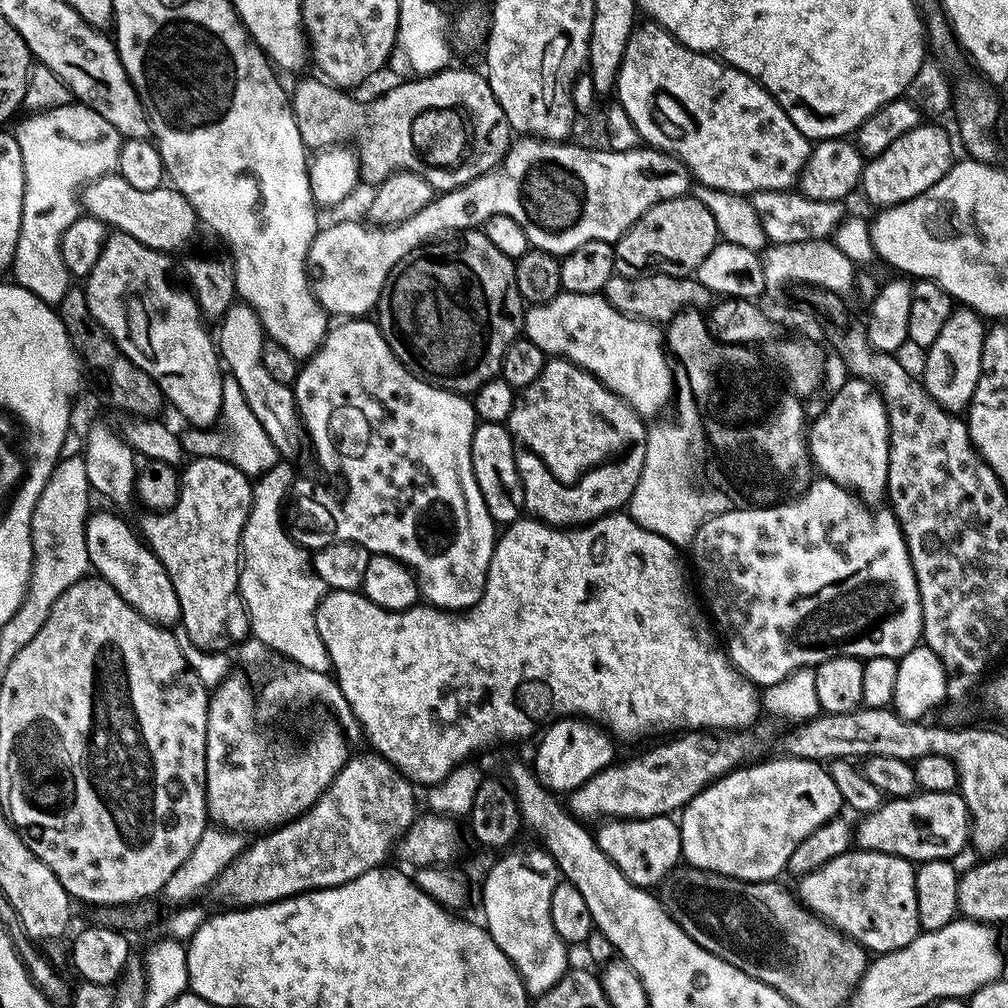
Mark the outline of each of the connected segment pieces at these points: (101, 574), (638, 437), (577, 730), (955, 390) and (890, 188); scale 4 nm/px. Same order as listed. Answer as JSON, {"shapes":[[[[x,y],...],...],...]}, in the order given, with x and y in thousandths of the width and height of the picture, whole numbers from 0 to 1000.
{"shapes":[[[[108,506],[108,508],[88,507],[83,525],[85,526],[85,546],[89,550],[89,558],[94,570],[98,574],[104,575],[109,581],[113,581],[113,585],[117,585],[117,589],[129,602],[137,605],[137,609],[141,609],[147,615],[152,615],[157,620],[171,621],[171,618],[175,619],[180,614],[180,606],[179,594],[169,577],[169,569],[165,569],[161,558],[152,550],[146,539],[140,535],[136,525],[131,525],[126,518],[127,516],[122,511],[118,511],[111,506]]],[[[559,355],[543,358],[536,375],[519,386],[520,398],[503,415],[512,445],[520,500],[529,513],[556,522],[575,522],[618,505],[629,490],[641,454],[640,418],[635,410],[611,393],[584,369]]],[[[552,712],[544,720],[532,742],[530,765],[545,786],[566,788],[577,776],[608,757],[608,731],[594,717],[582,712]]],[[[949,305],[938,315],[938,323],[931,327],[931,335],[916,350],[915,384],[934,405],[956,407],[964,400],[964,392],[972,378],[972,356],[976,350],[977,318],[964,306]]],[[[914,121],[907,129],[903,129],[903,133],[895,133],[895,137],[891,137],[891,141],[879,145],[879,149],[875,149],[875,153],[864,156],[858,162],[857,172],[853,178],[852,189],[854,191],[857,190],[858,196],[863,201],[869,202],[868,205],[870,207],[882,206],[888,202],[894,202],[911,192],[915,192],[919,188],[923,188],[923,185],[927,185],[927,181],[931,181],[931,177],[935,177],[943,169],[946,162],[944,139],[940,136],[939,129],[932,127],[929,123],[932,122]]]]}

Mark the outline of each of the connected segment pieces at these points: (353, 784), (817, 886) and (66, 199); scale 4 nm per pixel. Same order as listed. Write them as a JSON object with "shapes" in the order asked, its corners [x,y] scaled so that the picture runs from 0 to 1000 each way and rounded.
{"shapes":[[[[362,744],[358,750],[350,749],[343,756],[343,760],[339,760],[339,764],[331,772],[329,779],[324,782],[315,792],[315,796],[312,796],[312,800],[305,802],[299,810],[292,813],[286,814],[284,817],[279,817],[276,821],[263,824],[259,833],[254,833],[243,840],[240,847],[236,847],[236,851],[232,851],[232,855],[228,855],[228,859],[224,859],[224,863],[220,863],[220,867],[216,867],[216,871],[211,875],[208,888],[214,893],[219,893],[219,898],[222,899],[253,899],[256,897],[271,897],[274,893],[282,893],[286,889],[296,889],[300,885],[314,885],[316,881],[330,881],[331,879],[339,879],[343,875],[347,875],[351,871],[355,871],[359,867],[363,867],[367,863],[378,860],[382,856],[381,853],[385,848],[390,848],[391,842],[396,838],[398,829],[408,819],[409,814],[415,809],[413,803],[413,786],[408,774],[395,765],[389,757],[383,752],[376,750],[373,746]]],[[[842,843],[815,860],[795,868],[788,880],[798,900],[865,946],[886,944],[912,929],[911,889],[907,887],[906,854],[878,845]]],[[[78,101],[27,114],[18,127],[15,127],[14,134],[22,152],[24,187],[22,222],[19,224],[12,276],[40,298],[58,304],[71,284],[71,273],[60,250],[61,234],[81,212],[80,192],[85,181],[116,170],[121,136],[109,121]]]]}

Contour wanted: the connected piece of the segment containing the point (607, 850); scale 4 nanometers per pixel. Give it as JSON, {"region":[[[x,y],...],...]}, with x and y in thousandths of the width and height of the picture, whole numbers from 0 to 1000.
{"region":[[[666,809],[646,810],[636,813],[603,812],[595,822],[590,822],[591,837],[617,863],[619,870],[634,881],[646,882],[654,878],[666,861],[676,856],[675,818]]]}

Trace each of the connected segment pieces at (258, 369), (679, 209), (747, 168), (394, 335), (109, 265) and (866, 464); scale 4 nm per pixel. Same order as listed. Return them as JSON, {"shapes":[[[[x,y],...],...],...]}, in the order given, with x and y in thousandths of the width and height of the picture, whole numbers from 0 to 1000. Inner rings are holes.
{"shapes":[[[[231,304],[222,311],[217,321],[216,349],[218,345],[223,359],[226,360],[225,368],[236,377],[248,407],[260,419],[260,424],[272,442],[277,446],[283,446],[289,442],[294,432],[299,432],[300,418],[294,404],[293,388],[285,381],[272,379],[272,375],[268,375],[268,370],[264,368],[260,359],[264,330],[256,312],[245,304]]],[[[680,192],[645,204],[610,239],[610,269],[617,274],[661,272],[672,276],[689,271],[690,265],[708,248],[712,231],[704,208],[687,193]]],[[[639,22],[636,28],[635,25],[628,27],[627,33],[621,42],[619,57],[611,73],[609,95],[613,102],[619,106],[621,113],[625,113],[625,121],[629,121],[636,140],[640,144],[654,147],[657,151],[666,151],[667,154],[673,156],[682,165],[686,178],[689,182],[699,183],[708,188],[745,192],[750,189],[785,188],[791,182],[794,170],[798,168],[798,162],[800,162],[804,154],[804,140],[794,132],[792,125],[788,125],[788,121],[784,121],[780,109],[776,109],[776,105],[772,105],[770,98],[747,75],[741,75],[740,72],[719,63],[717,60],[709,56],[689,52],[679,44],[674,44],[659,27],[650,22]]],[[[479,228],[453,230],[443,236],[434,237],[432,240],[420,241],[416,246],[412,246],[409,251],[403,252],[389,265],[389,271],[385,273],[385,279],[381,281],[381,287],[377,289],[377,301],[375,303],[377,329],[384,335],[385,342],[391,347],[394,355],[412,363],[428,380],[442,385],[445,389],[471,390],[472,386],[478,384],[483,377],[491,377],[496,373],[498,355],[505,343],[513,337],[514,330],[517,328],[518,306],[515,306],[515,304],[517,305],[517,296],[511,281],[512,263],[509,255],[498,252],[498,248],[494,248],[494,244],[490,244],[490,240],[486,240],[486,236],[482,236]]],[[[112,229],[103,242],[97,260],[93,260],[93,268],[85,275],[83,295],[89,304],[89,312],[118,343],[120,350],[134,364],[143,366],[152,378],[160,377],[163,380],[164,387],[171,389],[167,393],[168,399],[192,424],[206,425],[214,416],[219,416],[220,391],[217,387],[190,388],[194,385],[194,376],[202,369],[202,356],[205,355],[206,348],[209,345],[211,348],[212,333],[202,326],[203,318],[195,307],[193,297],[186,289],[174,290],[167,283],[167,258],[164,251],[146,246],[125,231]]],[[[852,375],[841,378],[817,402],[817,409],[801,422],[800,439],[809,467],[846,486],[859,498],[878,491],[881,482],[881,409],[868,381]]]]}

